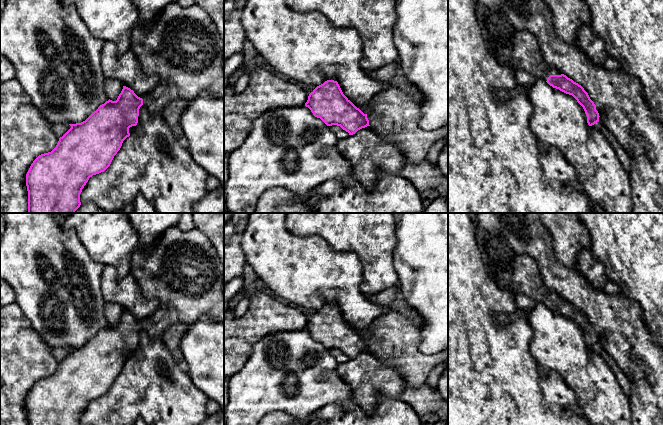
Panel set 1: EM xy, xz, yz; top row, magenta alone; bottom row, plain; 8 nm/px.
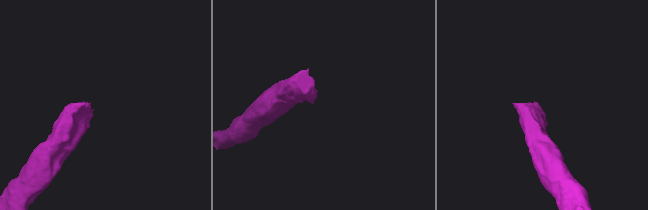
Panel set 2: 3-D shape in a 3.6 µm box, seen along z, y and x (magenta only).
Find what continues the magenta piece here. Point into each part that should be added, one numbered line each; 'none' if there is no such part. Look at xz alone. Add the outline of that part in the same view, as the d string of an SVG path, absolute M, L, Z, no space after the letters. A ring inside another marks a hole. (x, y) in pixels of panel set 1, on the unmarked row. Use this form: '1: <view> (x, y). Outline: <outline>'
1: xz (393, 336). Outline: M389 310L388 313L375 319L368 327L370 337L367 339L369 349L373 351L375 356L380 361L387 361L396 363L401 374L406 378L409 388L418 388L426 383L430 372L440 363L448 359L448 349L433 355L425 355L419 350L421 325L417 322L405 317L398 311Z

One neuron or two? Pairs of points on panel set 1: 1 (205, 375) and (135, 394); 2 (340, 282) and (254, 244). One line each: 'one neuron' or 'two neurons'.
1: two neurons
2: one neuron

